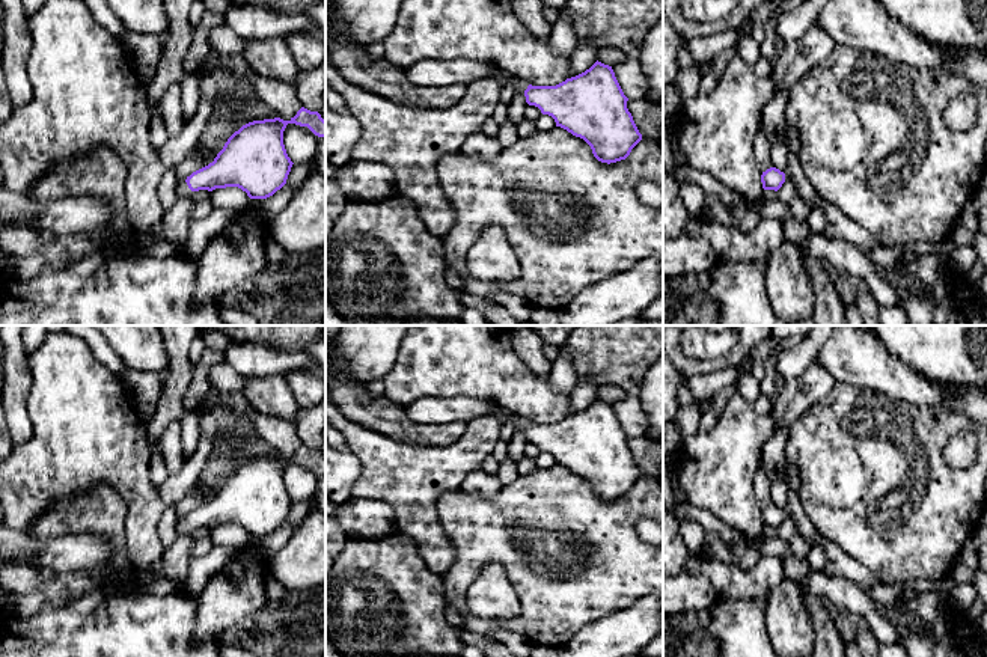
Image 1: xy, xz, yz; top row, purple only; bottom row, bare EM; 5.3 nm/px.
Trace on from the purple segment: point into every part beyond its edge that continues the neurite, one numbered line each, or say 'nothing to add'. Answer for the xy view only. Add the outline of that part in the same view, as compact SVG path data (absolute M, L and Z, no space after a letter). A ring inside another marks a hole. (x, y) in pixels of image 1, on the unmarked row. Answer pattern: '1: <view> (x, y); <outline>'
1: xy (181, 525); M185 517L175 520L175 529L178 535L188 535L191 532L191 527L188 526Z

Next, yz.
nothing to add

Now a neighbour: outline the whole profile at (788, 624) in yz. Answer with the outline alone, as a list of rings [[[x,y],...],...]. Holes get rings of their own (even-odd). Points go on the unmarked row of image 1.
[[[784,579],[762,595],[765,601],[767,633],[781,657],[805,657],[812,651],[814,628],[802,594],[802,582]]]

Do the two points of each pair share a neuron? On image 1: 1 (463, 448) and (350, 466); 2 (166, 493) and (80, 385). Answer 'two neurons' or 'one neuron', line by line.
1: two neurons
2: two neurons

